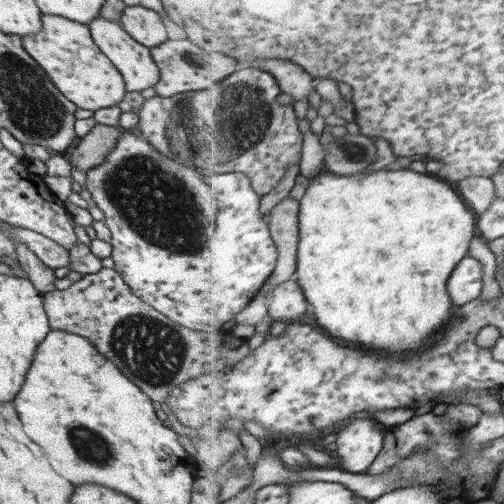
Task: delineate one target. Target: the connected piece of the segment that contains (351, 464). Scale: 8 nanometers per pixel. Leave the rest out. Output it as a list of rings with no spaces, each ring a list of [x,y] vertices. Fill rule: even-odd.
[[[375,420],[347,422],[341,434],[331,436],[336,443],[341,465],[348,472],[366,473],[383,451],[383,432]]]

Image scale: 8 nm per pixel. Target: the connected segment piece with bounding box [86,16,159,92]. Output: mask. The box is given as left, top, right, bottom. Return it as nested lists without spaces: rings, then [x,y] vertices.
[[[97,16],[94,20],[87,23],[86,26],[90,32],[90,38],[97,46],[97,49],[119,71],[125,84],[126,92],[141,92],[153,87],[153,84],[158,80],[159,71],[157,70],[157,65],[150,57],[147,47],[143,47],[135,40],[132,40],[118,22],[107,21]]]

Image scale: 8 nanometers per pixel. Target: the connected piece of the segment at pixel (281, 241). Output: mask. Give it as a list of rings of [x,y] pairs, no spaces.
[[[289,196],[274,206],[268,215],[271,234],[278,245],[279,258],[274,274],[270,277],[273,284],[279,285],[296,273],[299,251],[299,212],[300,201]]]

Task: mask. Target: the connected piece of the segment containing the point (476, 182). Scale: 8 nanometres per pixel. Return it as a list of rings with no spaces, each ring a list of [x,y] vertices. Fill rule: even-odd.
[[[469,176],[456,185],[461,188],[461,194],[479,215],[485,214],[497,197],[492,177]]]

